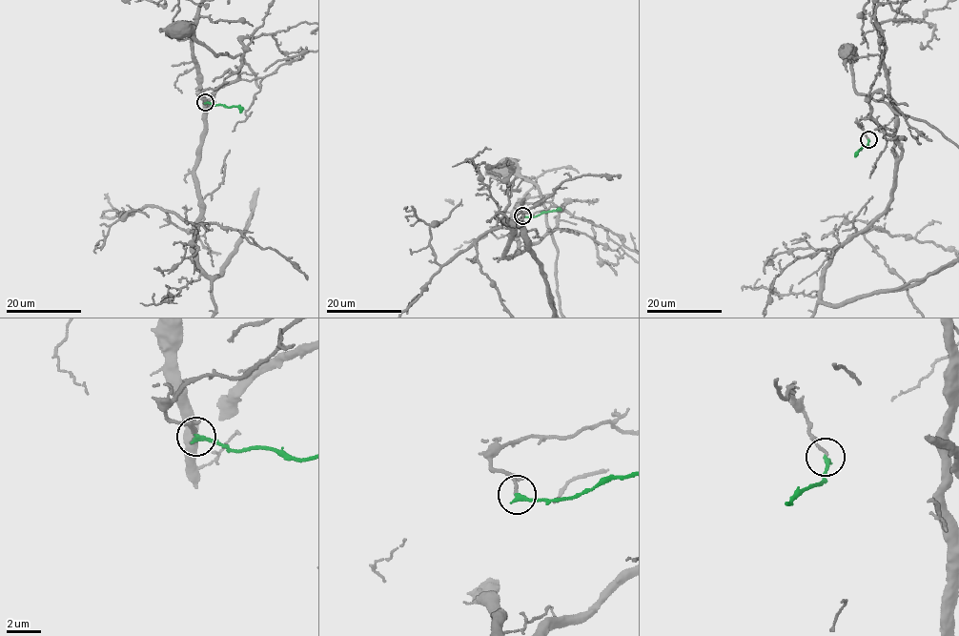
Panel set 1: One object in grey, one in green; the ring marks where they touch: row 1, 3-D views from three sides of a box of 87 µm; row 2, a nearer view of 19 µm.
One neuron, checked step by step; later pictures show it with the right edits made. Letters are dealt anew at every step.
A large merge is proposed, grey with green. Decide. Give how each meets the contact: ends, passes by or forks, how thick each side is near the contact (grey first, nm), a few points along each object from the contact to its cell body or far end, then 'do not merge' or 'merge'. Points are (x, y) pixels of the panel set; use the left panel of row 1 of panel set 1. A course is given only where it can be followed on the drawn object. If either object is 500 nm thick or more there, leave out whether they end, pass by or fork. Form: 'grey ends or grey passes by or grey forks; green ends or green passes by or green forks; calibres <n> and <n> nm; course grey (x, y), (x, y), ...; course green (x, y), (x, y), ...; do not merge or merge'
grey ends; green ends; calibres 160 and 280 nm; course green (205, 102), (236, 106), (240, 112); merge

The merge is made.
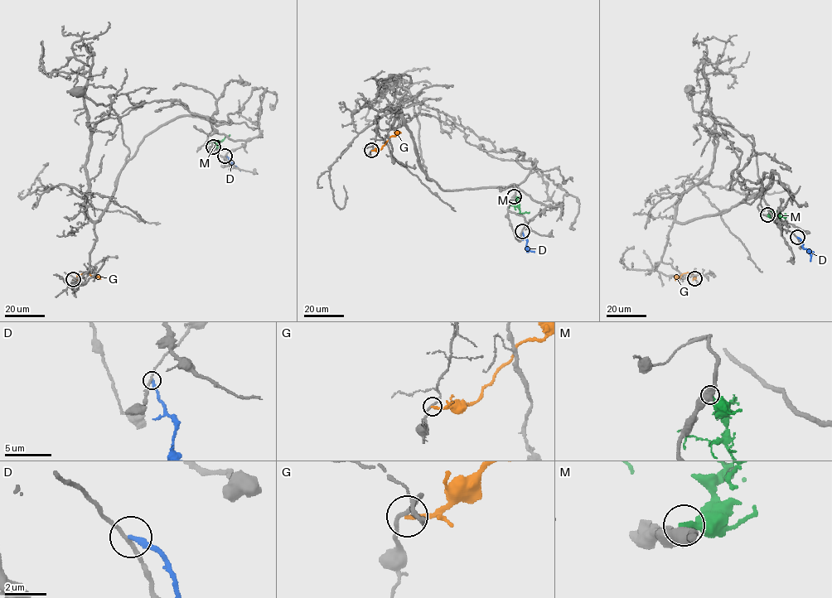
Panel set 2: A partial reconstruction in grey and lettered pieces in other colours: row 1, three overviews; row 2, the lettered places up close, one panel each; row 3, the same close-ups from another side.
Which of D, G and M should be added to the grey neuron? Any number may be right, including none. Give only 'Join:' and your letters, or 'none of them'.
Join: none of them

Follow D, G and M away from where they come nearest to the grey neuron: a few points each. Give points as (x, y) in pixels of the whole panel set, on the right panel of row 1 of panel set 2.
D: (797, 237), (803, 248), (809, 250), (810, 261)
G: (694, 278), (687, 272), (674, 280)
M: (767, 214), (777, 214), (785, 217), (785, 214)

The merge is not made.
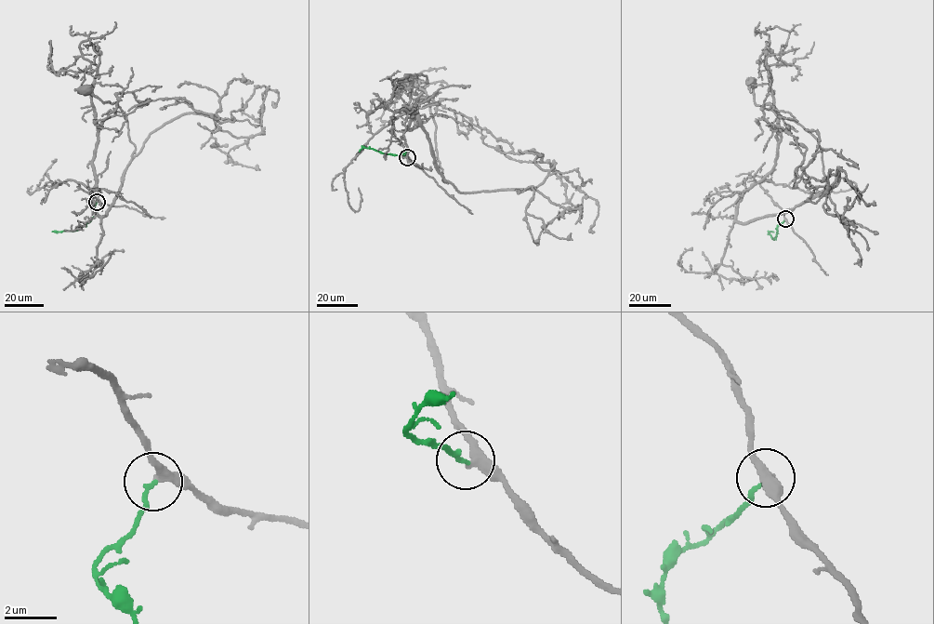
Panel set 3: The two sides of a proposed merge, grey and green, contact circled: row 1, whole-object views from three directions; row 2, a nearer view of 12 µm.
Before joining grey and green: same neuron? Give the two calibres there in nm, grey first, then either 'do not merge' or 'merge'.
calibres 320 and 160 nm; merge

